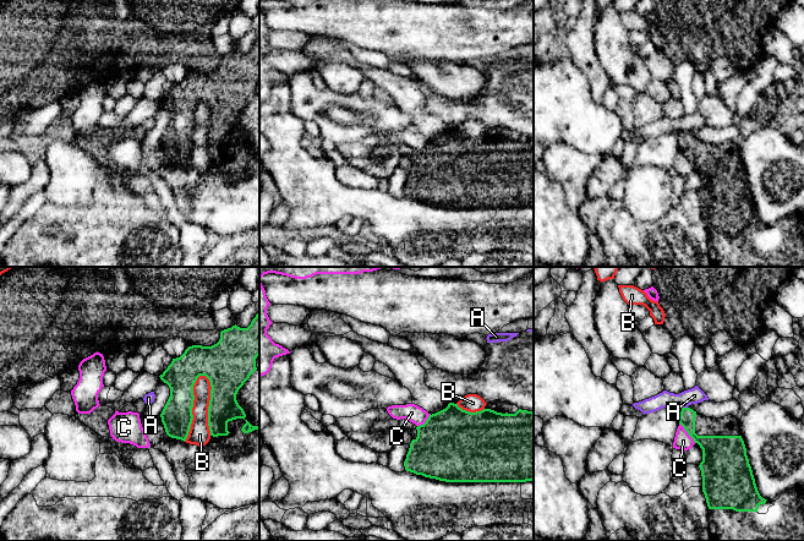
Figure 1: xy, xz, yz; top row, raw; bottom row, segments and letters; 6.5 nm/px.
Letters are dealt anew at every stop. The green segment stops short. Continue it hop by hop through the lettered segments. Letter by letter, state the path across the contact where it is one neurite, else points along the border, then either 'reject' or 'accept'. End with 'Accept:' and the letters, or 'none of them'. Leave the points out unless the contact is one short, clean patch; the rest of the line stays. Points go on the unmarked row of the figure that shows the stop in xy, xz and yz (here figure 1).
A: reject
B: reject
C: border yz (679, 148), (695, 168); reject
Accept: none of them

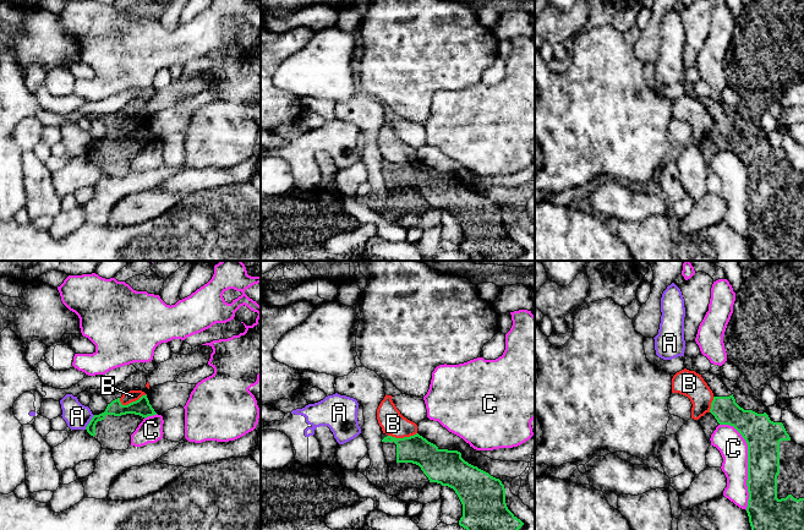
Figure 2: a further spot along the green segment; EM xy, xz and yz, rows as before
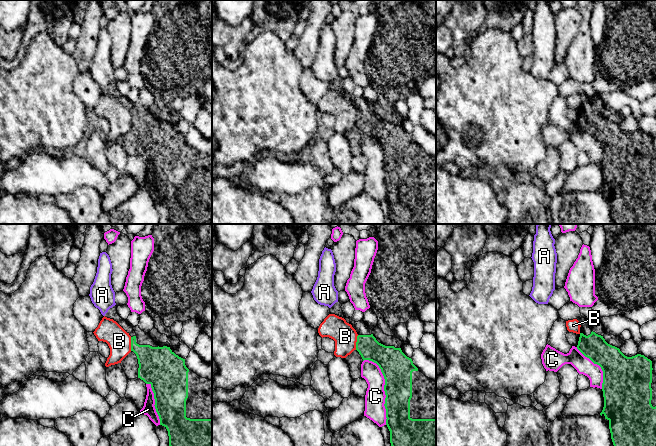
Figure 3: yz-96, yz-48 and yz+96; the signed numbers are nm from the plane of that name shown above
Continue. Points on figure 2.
A: border xy (94, 141), (85, 154); reject
B: border xy (146, 120), (126, 130), (119, 126); reject
C: reject
Accept: none of them

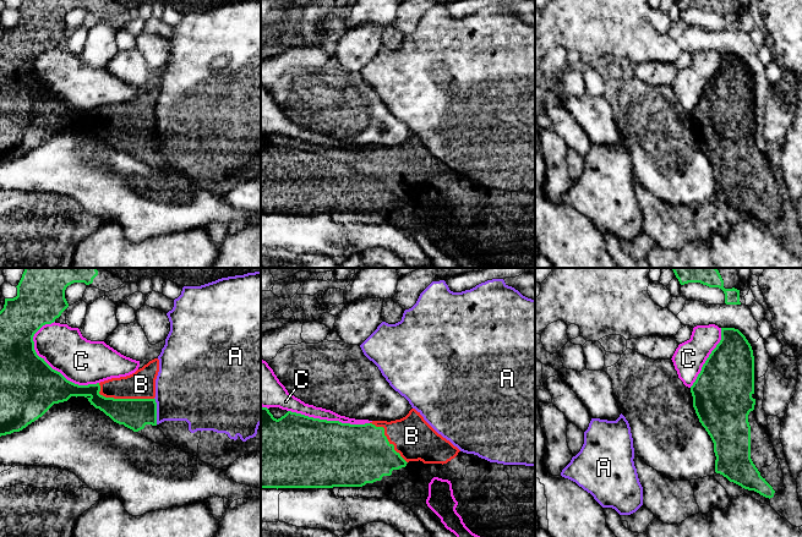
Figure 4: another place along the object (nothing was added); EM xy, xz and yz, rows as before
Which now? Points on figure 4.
A: reject
B: accept
C: reject
Accept: B

